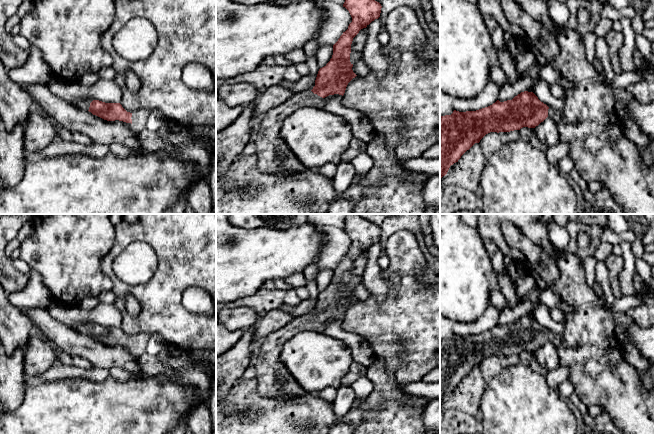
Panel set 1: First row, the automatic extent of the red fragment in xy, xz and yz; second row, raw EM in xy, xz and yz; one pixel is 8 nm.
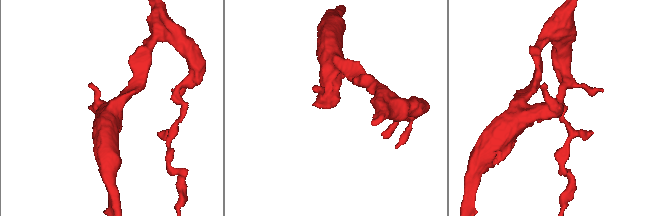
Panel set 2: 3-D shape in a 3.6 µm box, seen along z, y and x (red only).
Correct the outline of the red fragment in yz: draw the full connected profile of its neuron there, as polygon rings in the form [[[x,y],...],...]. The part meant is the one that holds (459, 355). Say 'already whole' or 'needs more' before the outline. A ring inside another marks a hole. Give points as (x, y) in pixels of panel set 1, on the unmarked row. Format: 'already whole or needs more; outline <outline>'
needs more; outline [[[524,315],[512,324],[500,326],[476,334],[459,336],[454,334],[451,339],[440,341],[440,402],[445,400],[451,389],[458,386],[461,380],[475,367],[490,356],[510,356],[523,351],[535,352],[547,341],[558,346],[562,335],[548,331],[533,316]]]

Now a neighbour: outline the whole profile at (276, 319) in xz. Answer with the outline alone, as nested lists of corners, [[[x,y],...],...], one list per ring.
[[[280,308],[270,311],[263,317],[258,317],[253,325],[253,341],[255,342],[262,337],[267,337],[275,330],[282,329],[294,319],[291,314]]]

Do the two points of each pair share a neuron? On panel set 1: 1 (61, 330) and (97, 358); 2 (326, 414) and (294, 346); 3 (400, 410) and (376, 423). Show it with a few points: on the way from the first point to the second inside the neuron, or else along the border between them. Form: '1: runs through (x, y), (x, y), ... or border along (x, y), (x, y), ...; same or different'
1: runs through (70, 339), (88, 351); same
2: border along (309, 393), (315, 395); different
3: runs through (394, 416), (387, 423), (382, 423); same

